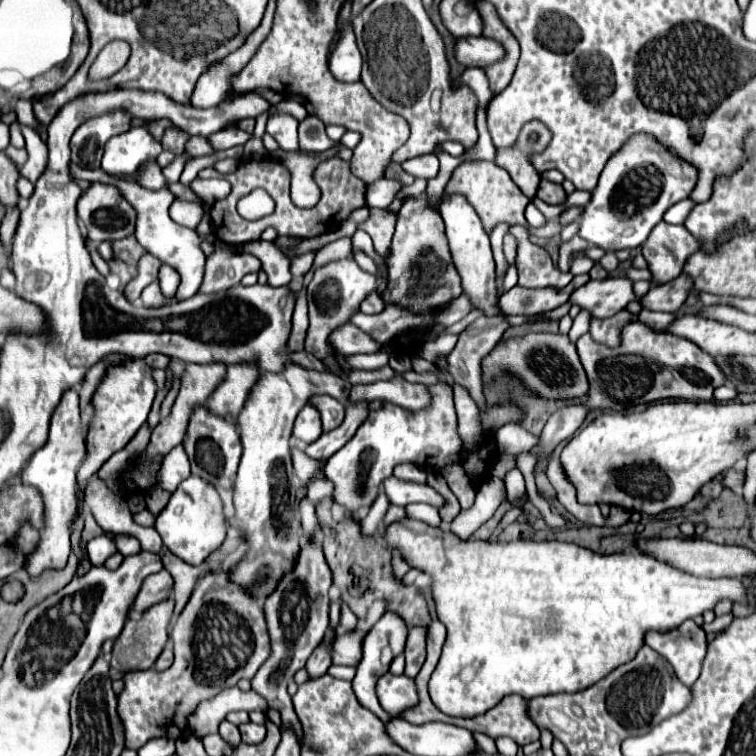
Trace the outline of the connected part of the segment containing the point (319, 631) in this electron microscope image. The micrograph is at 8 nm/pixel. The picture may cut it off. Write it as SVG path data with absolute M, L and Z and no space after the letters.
M317 541L301 545L299 557L295 561L295 569L279 581L275 593L265 601L265 621L271 641L271 655L259 667L257 675L251 679L251 689L259 693L269 707L281 711L283 727L293 729L301 745L303 730L291 703L291 695L287 693L287 685L293 681L293 675L305 667L305 661L313 653L313 649L321 643L327 627L329 627L329 587L331 587L331 571L323 557L323 549Z

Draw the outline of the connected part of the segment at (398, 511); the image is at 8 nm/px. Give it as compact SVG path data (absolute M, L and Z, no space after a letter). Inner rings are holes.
M391 505L389 511L387 511L387 515L385 515L385 519L383 519L383 525L379 527L379 535L383 535L383 527L385 525L389 525L389 523L393 523L397 519L403 519L403 517L405 517L405 509L399 507L399 505Z

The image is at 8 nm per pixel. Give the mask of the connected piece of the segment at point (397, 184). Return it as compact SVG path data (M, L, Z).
M379 179L375 183L369 185L367 189L367 203L371 207L389 207L395 199L395 195L399 193L399 189L403 189L403 183L397 179Z

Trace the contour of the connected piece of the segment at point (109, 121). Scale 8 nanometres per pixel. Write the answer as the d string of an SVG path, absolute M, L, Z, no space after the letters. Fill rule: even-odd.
M109 111L87 119L71 139L71 161L79 167L101 167L101 155L105 143L119 133L125 133L131 125L131 115L125 111Z

